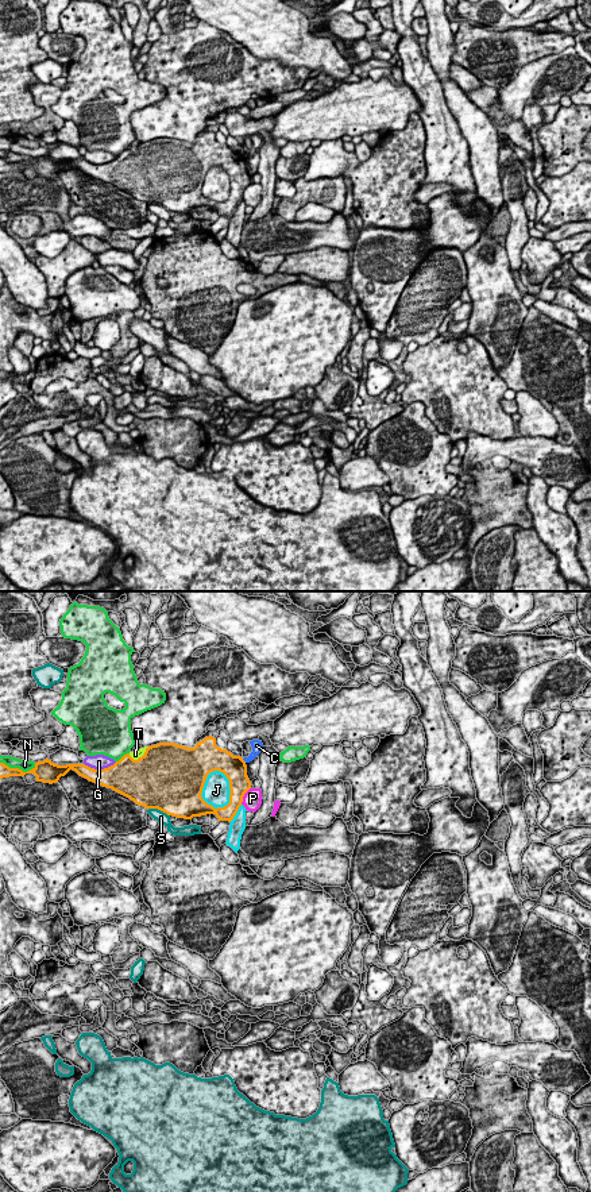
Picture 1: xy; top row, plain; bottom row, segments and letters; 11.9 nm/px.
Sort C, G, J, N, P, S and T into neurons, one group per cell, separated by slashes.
C / G / J / N / P / S / T

